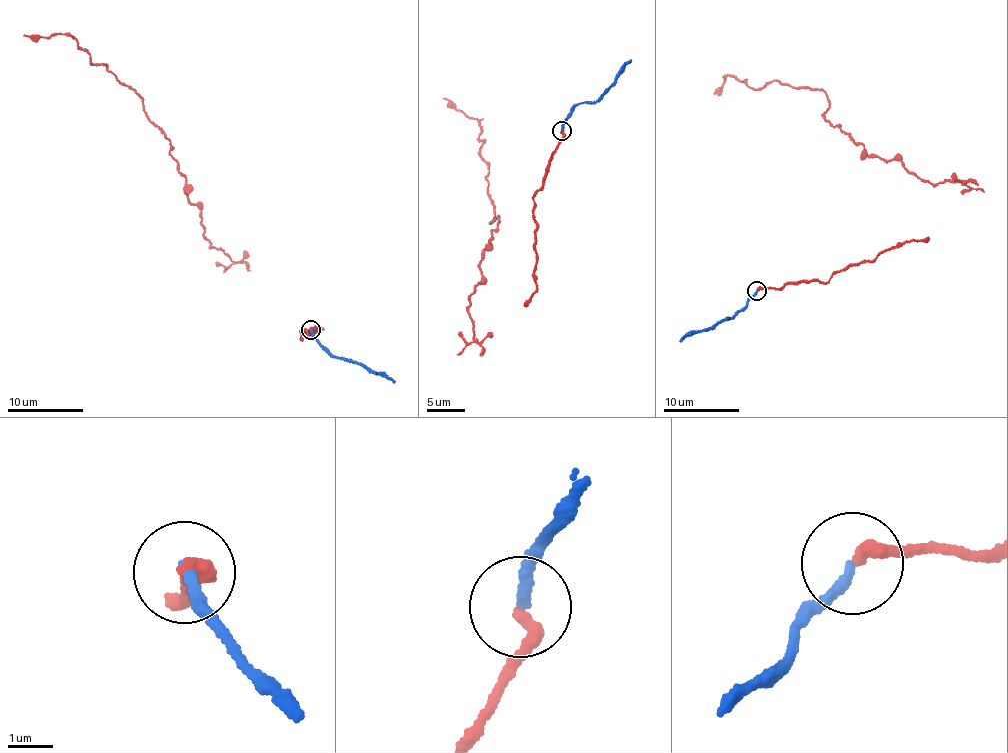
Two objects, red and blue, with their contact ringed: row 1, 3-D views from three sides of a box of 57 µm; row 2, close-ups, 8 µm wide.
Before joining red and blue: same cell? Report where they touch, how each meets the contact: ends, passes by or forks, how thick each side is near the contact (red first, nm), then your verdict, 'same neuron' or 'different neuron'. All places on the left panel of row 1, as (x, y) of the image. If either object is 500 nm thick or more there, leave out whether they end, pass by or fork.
at (310, 329); red ends there; blue ends there; 320 nm thick on the red side, 200 nm on the other; different neuron

